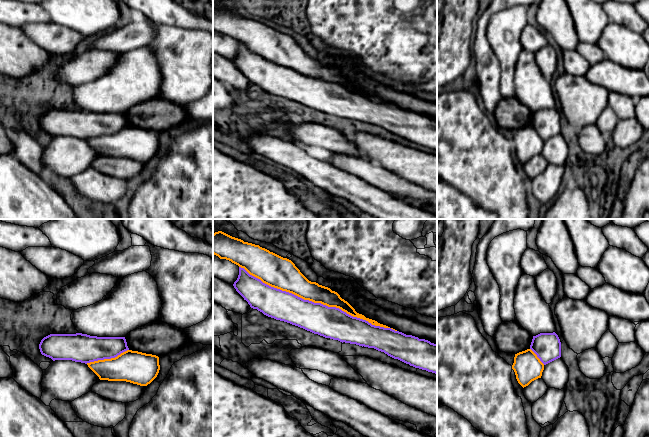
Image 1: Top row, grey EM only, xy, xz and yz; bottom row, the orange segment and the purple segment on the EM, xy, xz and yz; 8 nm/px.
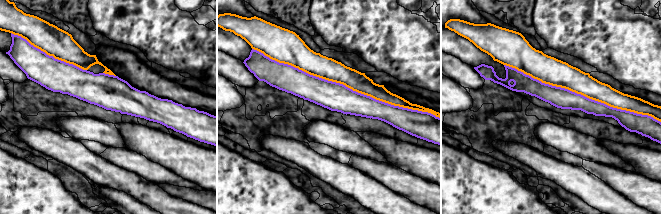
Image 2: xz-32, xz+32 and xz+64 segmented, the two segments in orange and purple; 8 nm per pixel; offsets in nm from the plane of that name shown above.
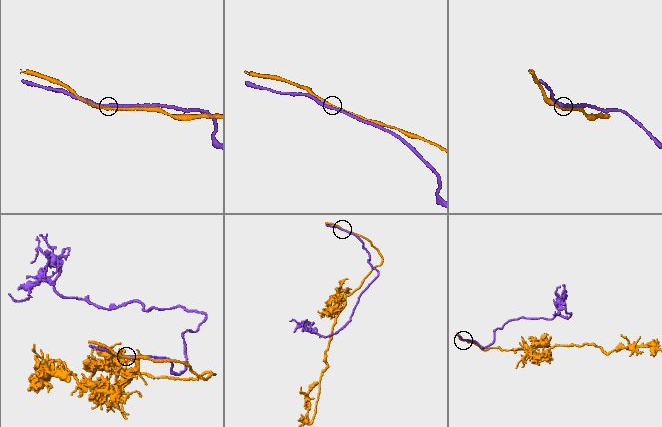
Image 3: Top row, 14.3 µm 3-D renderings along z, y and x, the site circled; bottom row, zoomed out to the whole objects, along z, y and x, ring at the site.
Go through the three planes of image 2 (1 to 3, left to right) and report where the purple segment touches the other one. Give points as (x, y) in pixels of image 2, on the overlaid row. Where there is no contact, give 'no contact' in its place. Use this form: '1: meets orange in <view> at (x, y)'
1: meets orange in xz-32 at (49, 55)
2: meets orange in xz+32 at (346, 86)
3: meets orange in xz+64 at (582, 94)

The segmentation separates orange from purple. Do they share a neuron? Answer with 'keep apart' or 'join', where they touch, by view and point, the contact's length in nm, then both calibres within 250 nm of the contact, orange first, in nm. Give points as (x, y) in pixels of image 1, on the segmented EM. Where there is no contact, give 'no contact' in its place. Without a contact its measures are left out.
keep apart; meets orange in xz at (318, 302); contact 1350 nm long; 180 nm thick on the orange side, 260 nm on the other

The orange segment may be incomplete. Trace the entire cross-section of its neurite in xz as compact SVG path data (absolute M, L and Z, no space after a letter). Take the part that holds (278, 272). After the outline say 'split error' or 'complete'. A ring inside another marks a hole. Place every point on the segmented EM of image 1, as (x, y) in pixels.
M218 231L213 234L213 254L244 268L250 275L271 287L292 293L304 300L339 308L353 317L368 321L372 325L390 328L357 313L337 292L309 281L291 260L259 245L244 242Z; complete

